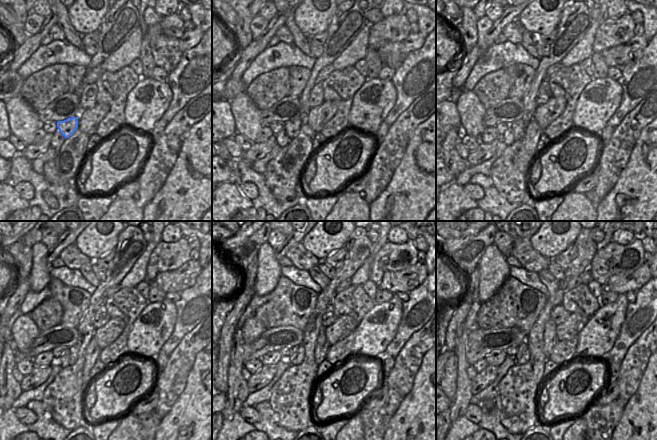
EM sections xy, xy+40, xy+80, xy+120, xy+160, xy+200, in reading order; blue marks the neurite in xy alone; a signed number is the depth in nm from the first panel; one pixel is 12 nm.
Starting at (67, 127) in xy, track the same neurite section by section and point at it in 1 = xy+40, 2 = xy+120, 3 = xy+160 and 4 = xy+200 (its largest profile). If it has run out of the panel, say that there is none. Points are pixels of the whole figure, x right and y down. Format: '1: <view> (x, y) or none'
1: xy+40 (292, 127)
2: xy+120 (72, 352)
3: xy+160 (301, 355)
4: xy+200 (526, 356)

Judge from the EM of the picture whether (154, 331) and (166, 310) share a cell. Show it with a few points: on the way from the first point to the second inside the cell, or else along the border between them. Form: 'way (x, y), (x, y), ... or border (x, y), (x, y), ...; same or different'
way (158, 326), (162, 315); same

